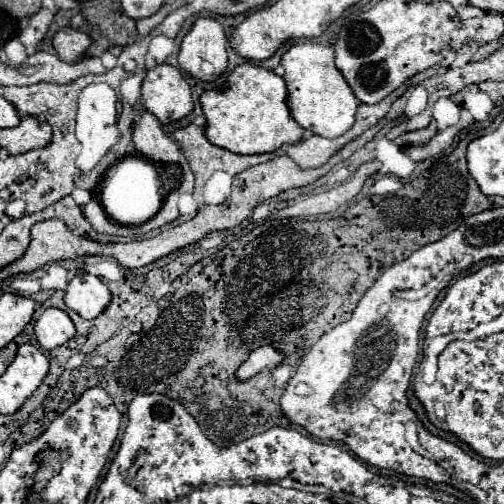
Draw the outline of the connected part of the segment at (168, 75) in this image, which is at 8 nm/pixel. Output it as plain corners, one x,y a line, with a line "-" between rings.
157,64
147,70
141,86
141,102
161,124
177,122
193,112
191,88
175,66

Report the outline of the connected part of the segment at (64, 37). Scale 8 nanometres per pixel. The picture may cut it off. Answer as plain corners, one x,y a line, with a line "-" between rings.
63,28
55,34
53,46
63,62
77,62
85,56
85,50
91,46
91,36
73,28

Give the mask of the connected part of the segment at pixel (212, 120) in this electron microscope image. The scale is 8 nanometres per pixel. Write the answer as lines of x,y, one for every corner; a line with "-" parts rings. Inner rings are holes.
251,62
239,64
221,90
207,90
201,96
203,114
207,118
207,140
235,154
275,152
283,144
299,142
305,130
293,120
287,106
287,86
281,76

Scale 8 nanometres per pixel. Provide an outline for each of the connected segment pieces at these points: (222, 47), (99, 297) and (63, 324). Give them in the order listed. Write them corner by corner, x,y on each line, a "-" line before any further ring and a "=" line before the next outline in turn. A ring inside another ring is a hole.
199,18
183,38
179,68
201,82
215,82
227,68
227,38
215,18
=
93,274
75,276
65,290
65,304
81,318
97,318
111,298
111,290
=
47,308
35,322
35,336
43,350
53,350
75,336
75,326
63,310

